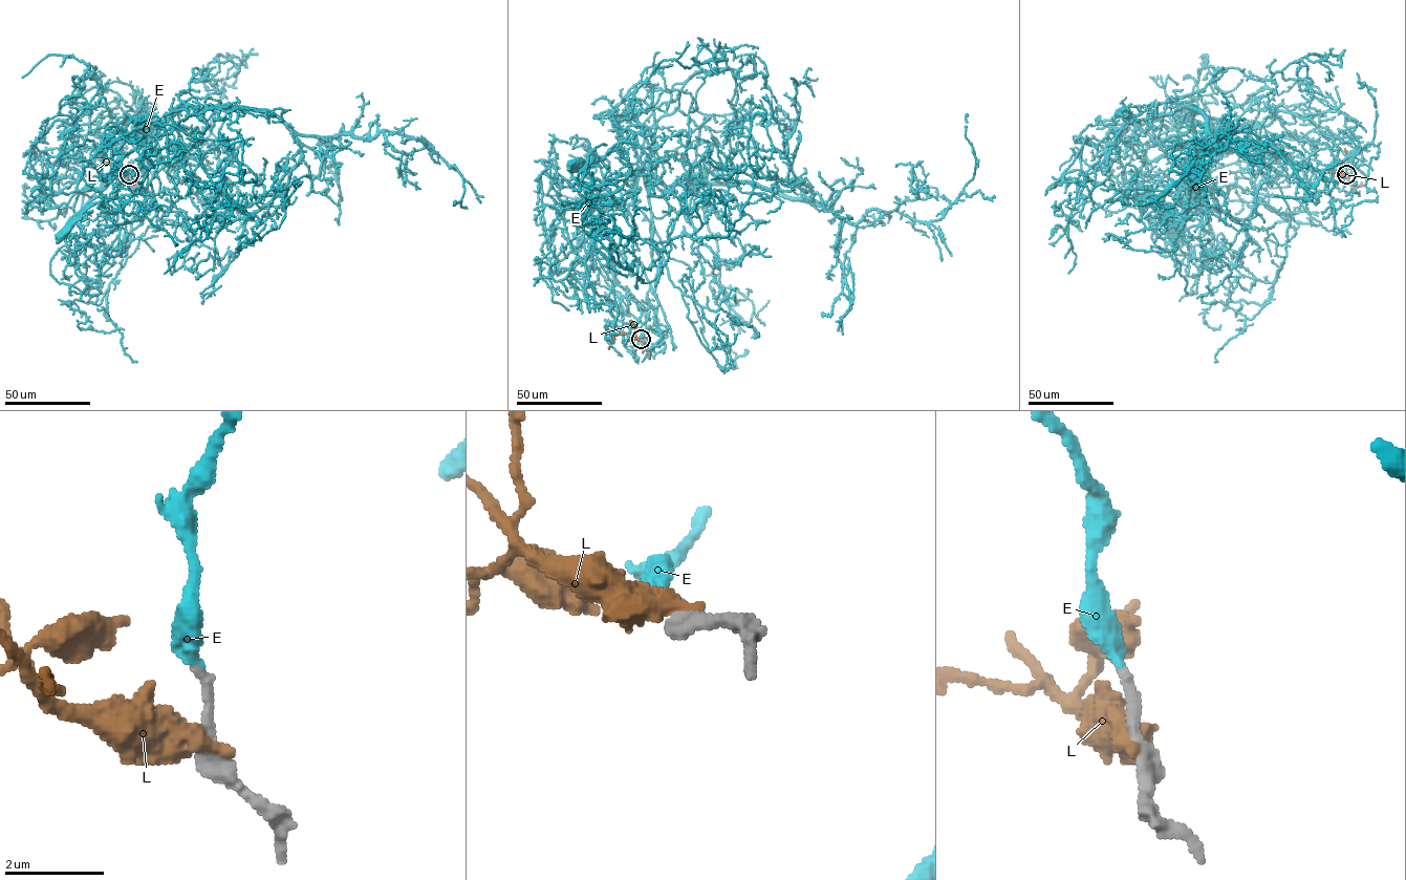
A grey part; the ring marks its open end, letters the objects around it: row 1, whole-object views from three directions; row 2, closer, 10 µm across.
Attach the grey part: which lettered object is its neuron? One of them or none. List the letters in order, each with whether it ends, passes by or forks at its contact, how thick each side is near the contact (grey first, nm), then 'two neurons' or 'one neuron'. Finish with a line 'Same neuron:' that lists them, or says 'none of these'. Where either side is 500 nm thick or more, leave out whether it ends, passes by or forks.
E: it ends; calibres 220 and 360 nm; one neuron
L: calibres 320 and 550 nm; two neurons
Same neuron: E

